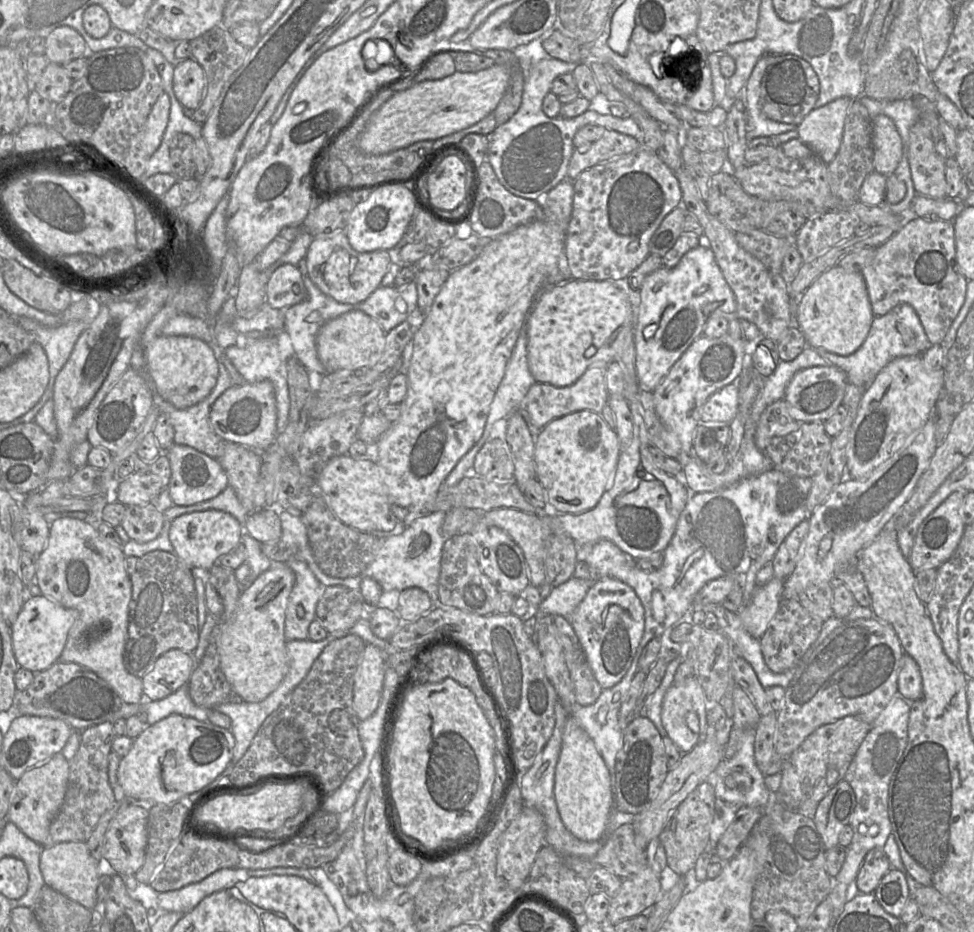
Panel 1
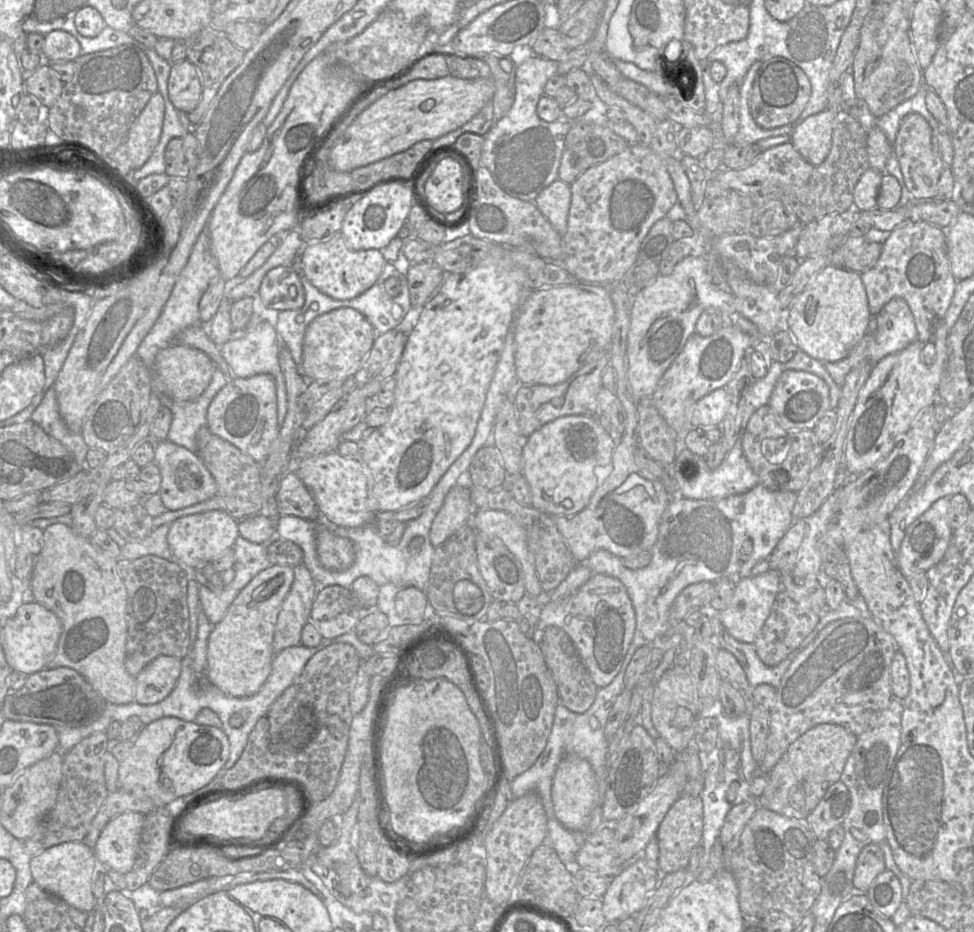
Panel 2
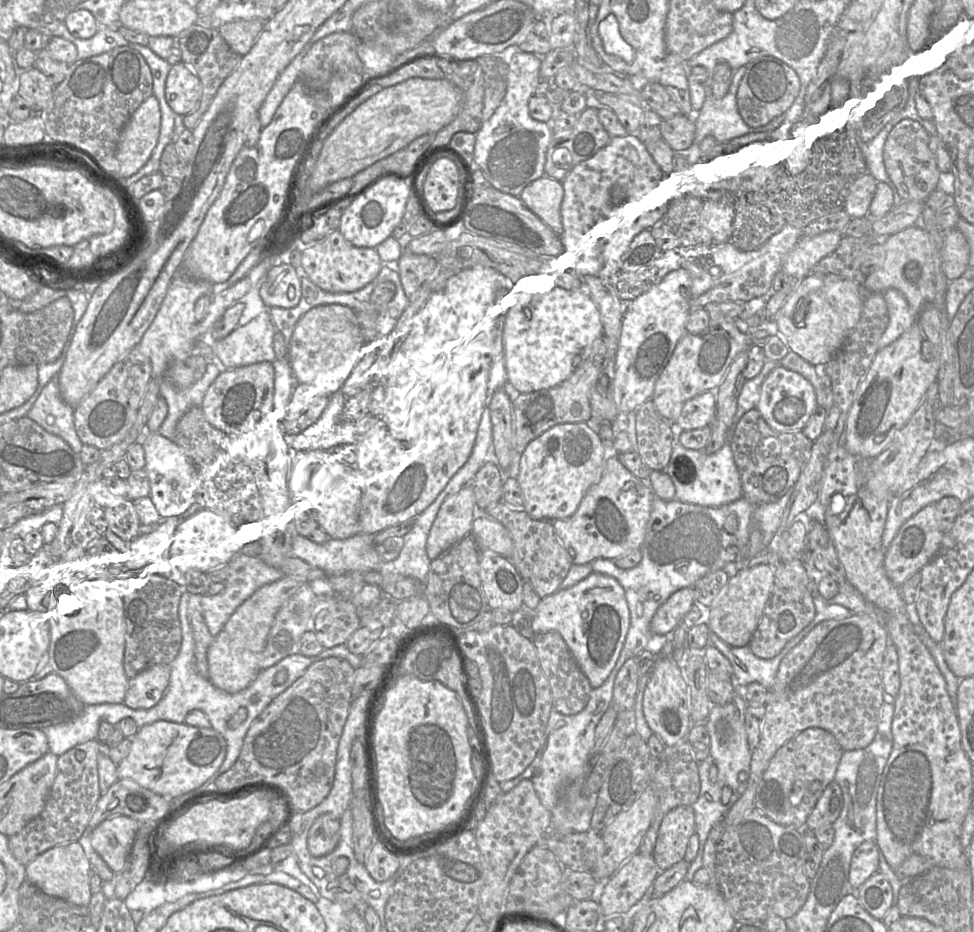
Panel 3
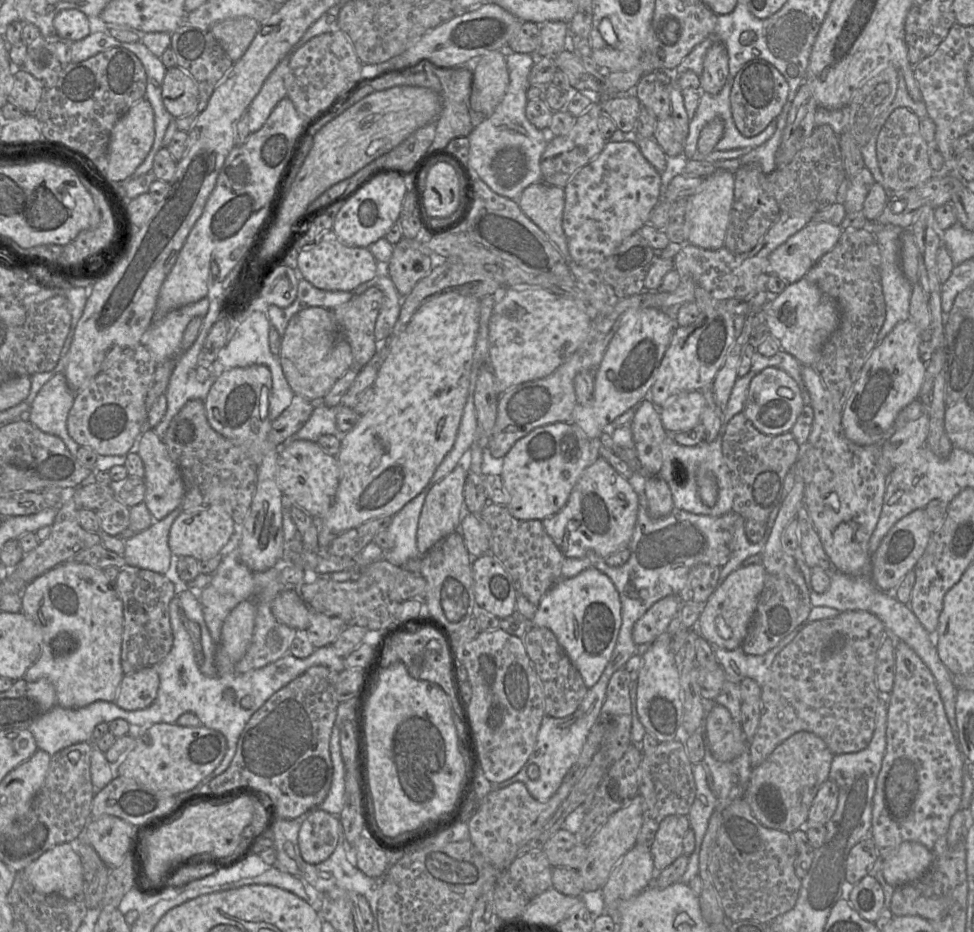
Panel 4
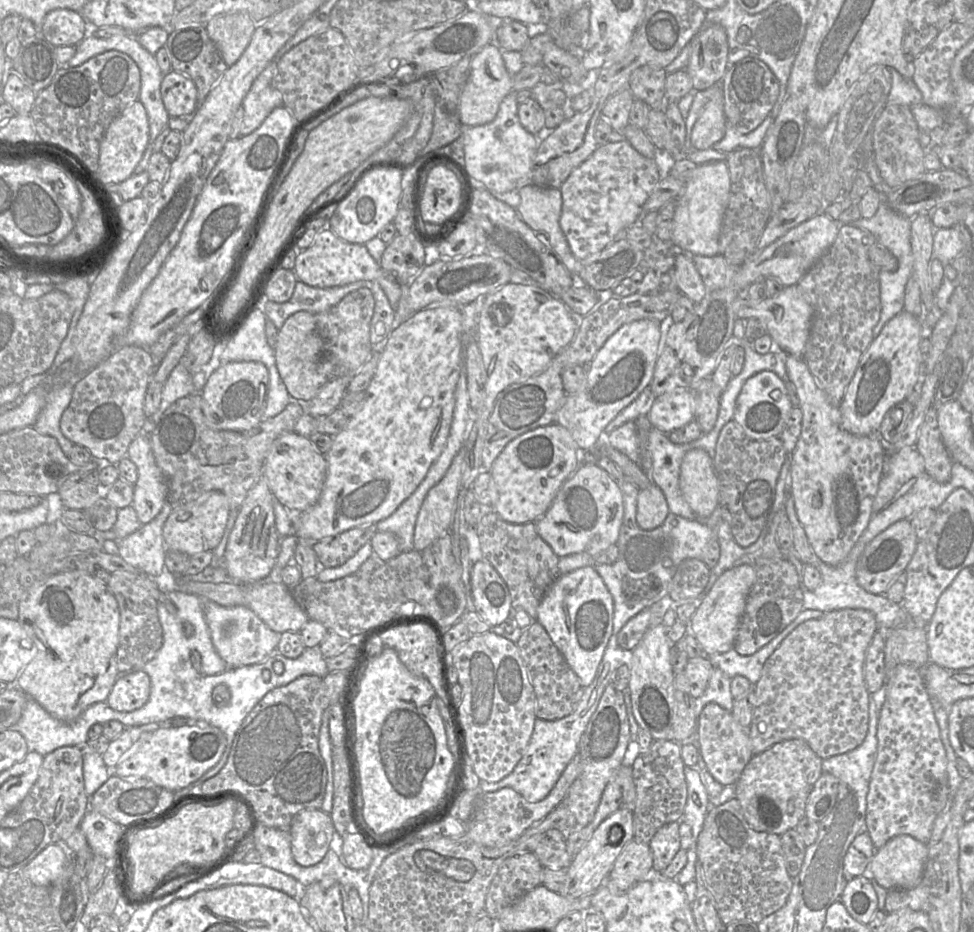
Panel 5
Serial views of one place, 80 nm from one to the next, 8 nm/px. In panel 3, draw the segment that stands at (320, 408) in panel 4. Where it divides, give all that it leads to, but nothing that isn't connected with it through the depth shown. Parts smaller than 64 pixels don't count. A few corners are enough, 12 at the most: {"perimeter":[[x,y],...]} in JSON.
{"perimeter":[[329,396],[316,422],[287,436],[292,451],[329,450],[356,435],[354,421],[341,421],[347,397]]}

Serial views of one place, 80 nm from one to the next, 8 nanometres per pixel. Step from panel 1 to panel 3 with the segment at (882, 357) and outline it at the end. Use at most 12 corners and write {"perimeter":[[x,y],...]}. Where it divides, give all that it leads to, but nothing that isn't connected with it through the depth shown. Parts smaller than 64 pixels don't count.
{"perimeter":[[901,291],[883,296],[889,322],[878,350],[896,341],[916,323]]}

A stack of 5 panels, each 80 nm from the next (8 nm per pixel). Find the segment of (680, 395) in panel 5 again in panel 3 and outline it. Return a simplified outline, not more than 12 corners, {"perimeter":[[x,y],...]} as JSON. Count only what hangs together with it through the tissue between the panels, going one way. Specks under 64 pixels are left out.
{"perimeter":[[716,394],[687,400],[672,424],[678,432],[709,426]]}

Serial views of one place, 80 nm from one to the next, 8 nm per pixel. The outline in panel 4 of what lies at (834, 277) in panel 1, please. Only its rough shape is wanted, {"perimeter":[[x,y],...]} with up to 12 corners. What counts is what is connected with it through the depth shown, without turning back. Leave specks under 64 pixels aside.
{"perimeter":[[805,278],[767,301],[781,350],[813,366],[839,325],[834,301]]}

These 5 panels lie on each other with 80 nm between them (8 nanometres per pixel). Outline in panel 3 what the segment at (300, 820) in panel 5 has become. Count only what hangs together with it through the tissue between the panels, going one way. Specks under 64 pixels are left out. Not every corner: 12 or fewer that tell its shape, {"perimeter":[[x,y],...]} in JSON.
{"perimeter":[[319,816],[307,848],[314,857],[332,852],[340,838],[339,817]]}

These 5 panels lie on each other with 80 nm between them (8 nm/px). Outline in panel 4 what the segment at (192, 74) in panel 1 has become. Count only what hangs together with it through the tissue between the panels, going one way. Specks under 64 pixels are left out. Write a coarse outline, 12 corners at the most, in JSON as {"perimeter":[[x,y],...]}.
{"perimeter":[[169,68],[162,99],[174,119],[199,103],[198,85],[181,68]]}

